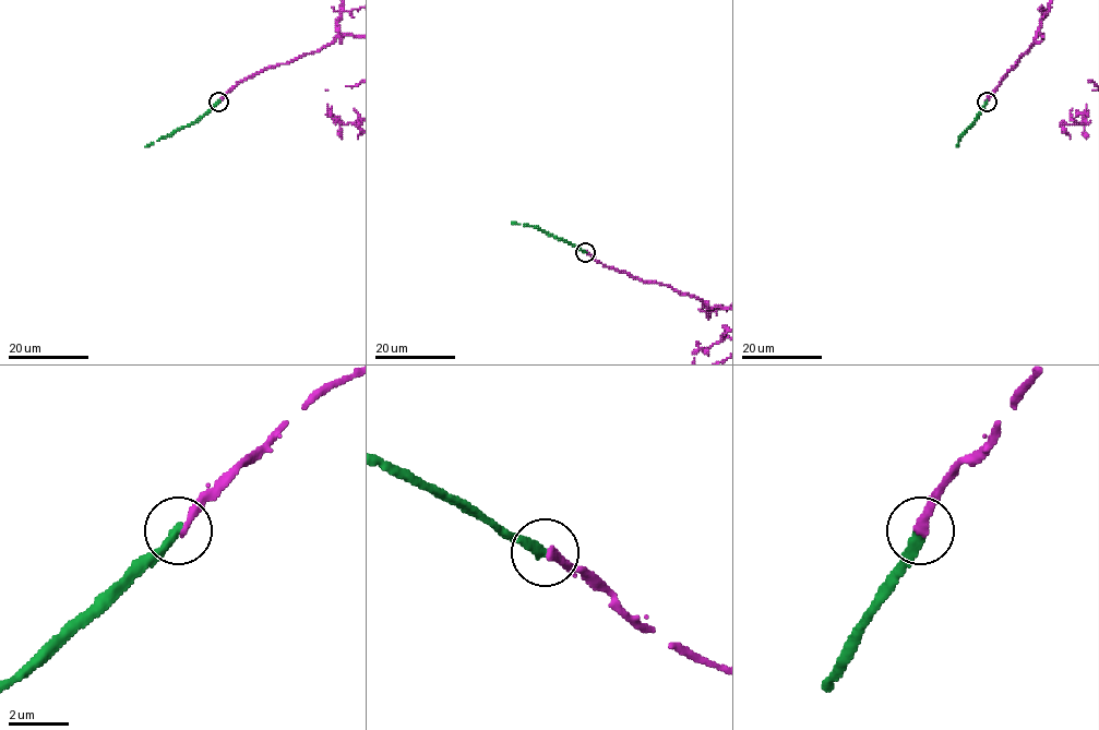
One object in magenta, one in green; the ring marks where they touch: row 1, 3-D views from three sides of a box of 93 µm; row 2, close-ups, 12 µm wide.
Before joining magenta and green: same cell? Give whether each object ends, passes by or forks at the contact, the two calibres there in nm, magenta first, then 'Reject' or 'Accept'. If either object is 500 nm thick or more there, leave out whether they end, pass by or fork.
At the ring magenta ends. At the ring green ends. Thickness 280 nm (magenta) against 320 nm. Reject

